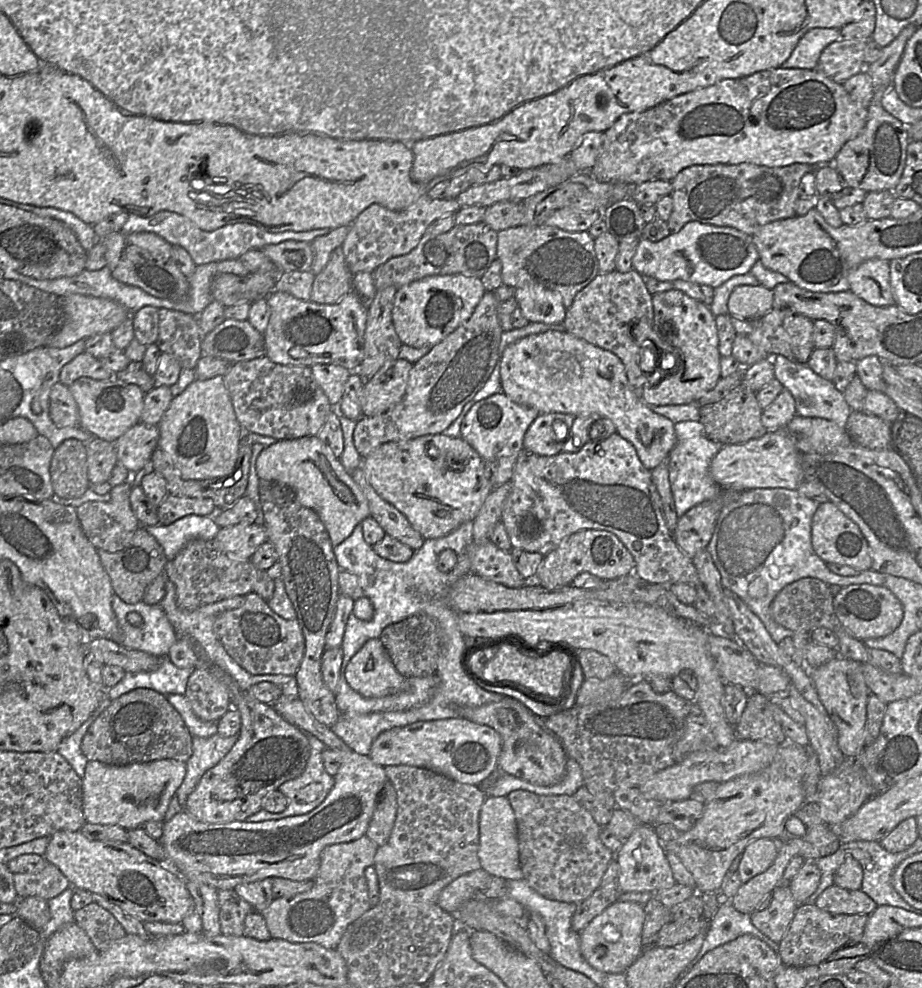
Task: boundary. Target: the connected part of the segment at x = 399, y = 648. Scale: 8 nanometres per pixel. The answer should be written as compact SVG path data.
M415 614L383 629L379 640L385 647L396 670L406 679L437 673L438 660L444 645L444 630L440 622L427 614Z

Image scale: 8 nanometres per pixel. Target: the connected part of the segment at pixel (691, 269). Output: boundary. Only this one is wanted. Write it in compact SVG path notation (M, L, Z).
M692 221L657 242L641 238L632 258L632 267L643 277L660 281L684 280L717 288L733 276L749 273L758 261L759 253L752 235L732 227Z

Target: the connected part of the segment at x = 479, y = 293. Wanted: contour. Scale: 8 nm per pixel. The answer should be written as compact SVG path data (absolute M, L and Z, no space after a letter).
M434 275L397 289L392 309L392 322L403 345L434 346L465 322L486 293L480 278Z

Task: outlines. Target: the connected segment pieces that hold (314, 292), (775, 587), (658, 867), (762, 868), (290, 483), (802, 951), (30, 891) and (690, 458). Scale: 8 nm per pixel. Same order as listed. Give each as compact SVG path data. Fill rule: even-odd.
M342 247L336 248L322 272L315 276L309 300L318 304L338 302L351 291L352 277Z
M756 488L737 493L735 500L729 501L722 508L716 521L715 529L706 551L720 572L721 583L724 588L740 597L763 622L772 639L779 643L783 639L791 637L794 631L777 624L770 616L770 604L776 595L788 584L806 577L817 578L828 585L841 587L852 584L871 584L884 586L885 575L870 570L861 571L857 576L841 576L831 572L825 563L813 550L811 543L811 524L814 513L820 503L800 495L796 490L785 488ZM756 578L761 578L767 583L767 593L761 598L749 598L747 596L749 584Z
M640 825L620 849L615 853L614 860L619 865L618 889L622 892L650 892L668 889L677 882L666 857L666 847L660 841L655 825Z
M761 838L749 843L740 854L738 873L743 883L765 872L775 861L781 842L777 838Z
M317 436L280 440L265 447L257 458L256 471L261 480L277 482L292 489L301 505L314 510L323 522L333 546L344 541L356 526L370 517L368 501L362 489L353 480L340 459Z
M815 904L798 905L784 937L778 943L777 953L785 966L818 965L836 950L862 942L867 920L868 915L865 914L832 914Z
M53 864L34 874L14 874L14 885L20 899L39 897L50 900L71 887L69 880Z
M697 403L651 407L655 413L665 416L675 424L677 443L667 456L667 466L674 509L677 516L681 517L692 507L715 499L722 491L710 474L710 463L724 445L706 436L704 426L699 421L701 406Z

